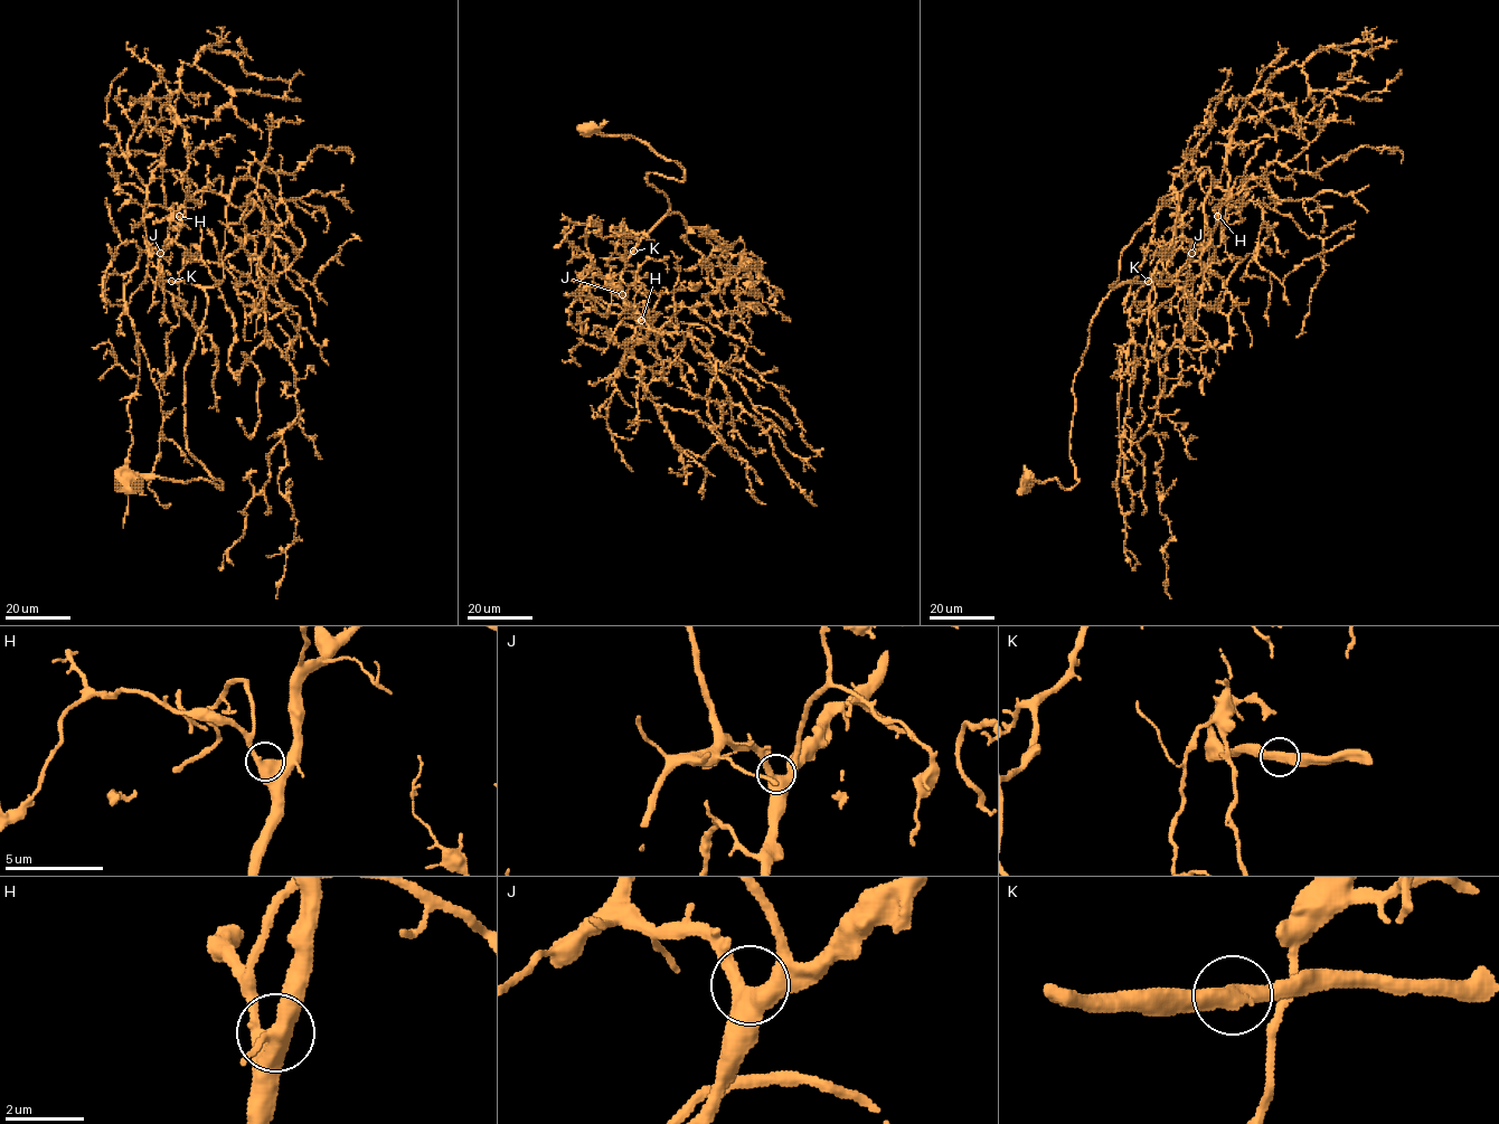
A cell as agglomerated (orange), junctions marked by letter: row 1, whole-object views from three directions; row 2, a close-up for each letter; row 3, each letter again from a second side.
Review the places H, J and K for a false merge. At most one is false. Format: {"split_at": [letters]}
{"split_at": []}

